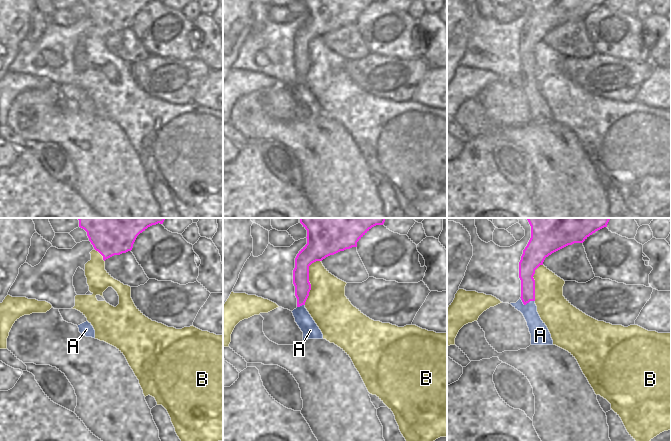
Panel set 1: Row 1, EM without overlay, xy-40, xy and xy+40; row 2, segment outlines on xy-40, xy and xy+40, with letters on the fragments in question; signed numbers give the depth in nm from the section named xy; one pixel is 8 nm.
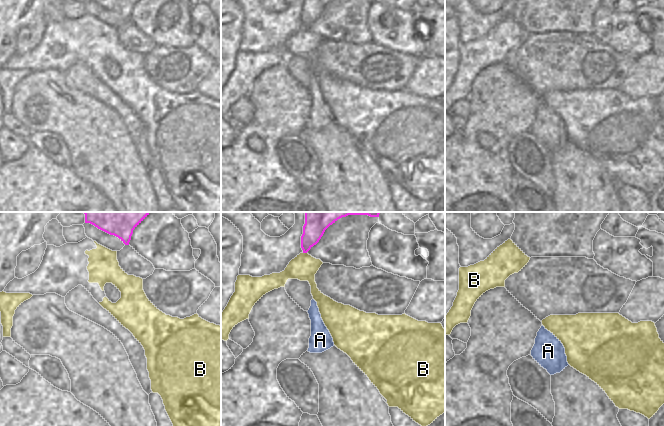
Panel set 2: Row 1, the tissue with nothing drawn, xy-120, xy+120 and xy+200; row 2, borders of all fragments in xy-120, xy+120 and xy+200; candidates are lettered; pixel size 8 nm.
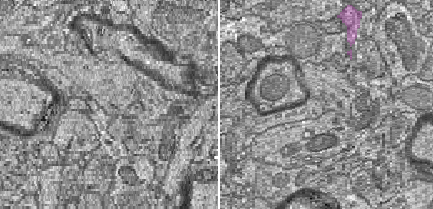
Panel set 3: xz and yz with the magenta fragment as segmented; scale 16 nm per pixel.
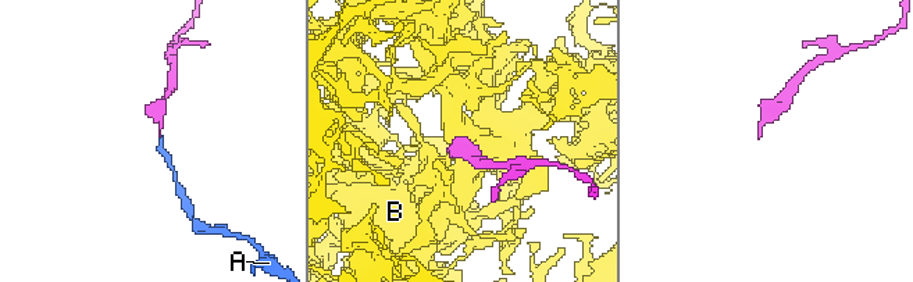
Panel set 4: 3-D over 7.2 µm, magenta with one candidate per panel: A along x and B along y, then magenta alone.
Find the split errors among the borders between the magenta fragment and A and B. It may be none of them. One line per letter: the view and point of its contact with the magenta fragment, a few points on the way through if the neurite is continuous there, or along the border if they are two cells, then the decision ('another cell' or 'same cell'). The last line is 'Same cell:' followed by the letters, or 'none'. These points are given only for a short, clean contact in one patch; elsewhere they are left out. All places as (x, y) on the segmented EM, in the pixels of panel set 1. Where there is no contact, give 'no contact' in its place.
A: contact xy+40 (526, 303); same cell
B: contact xy (308, 280); another cell
Same cell: A

